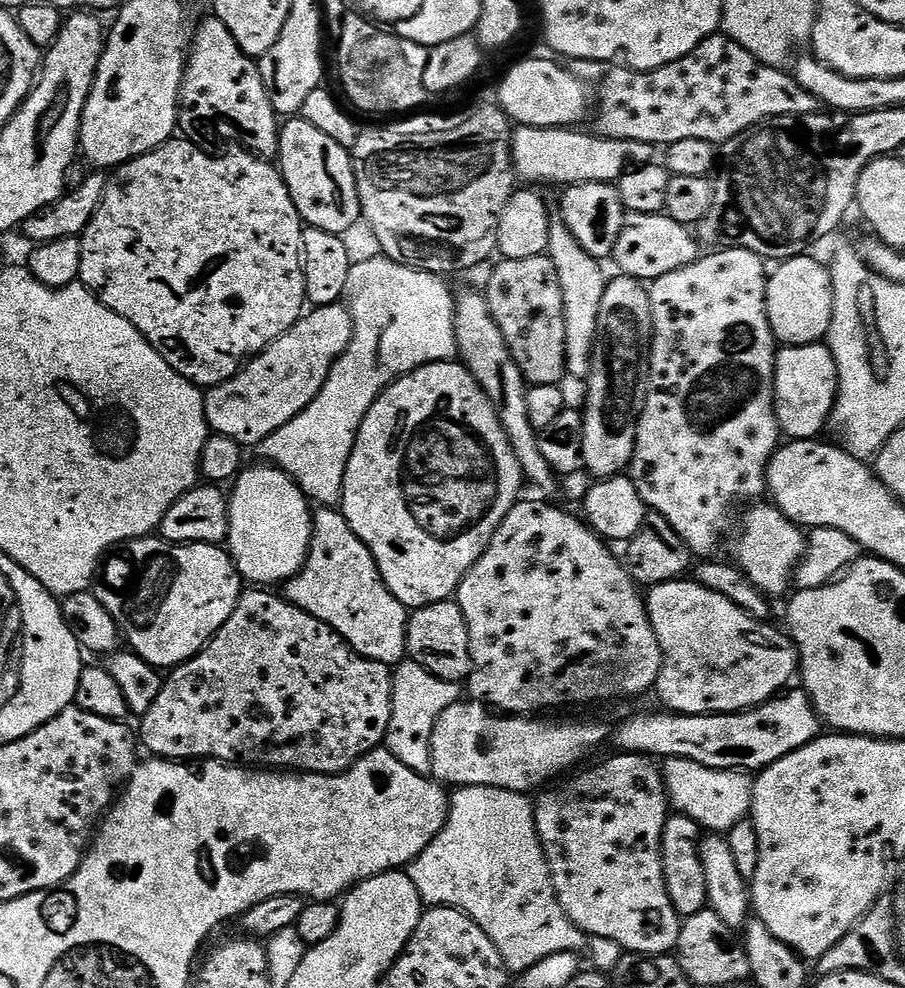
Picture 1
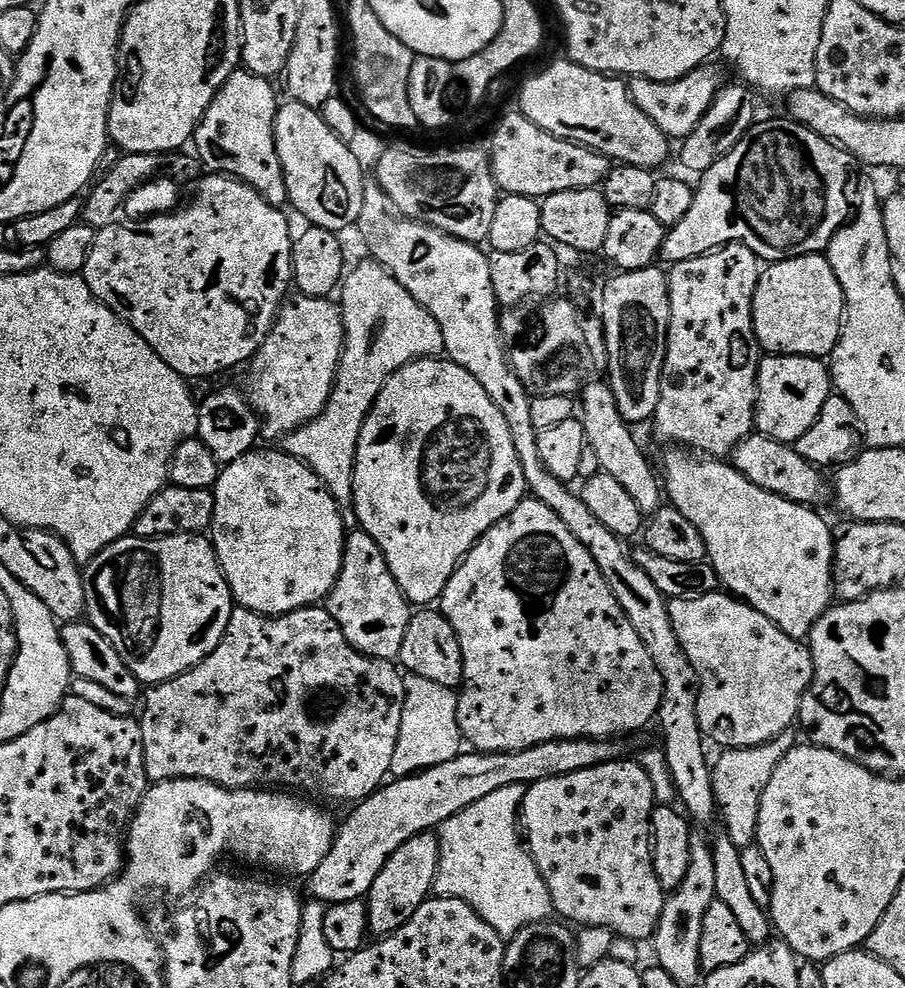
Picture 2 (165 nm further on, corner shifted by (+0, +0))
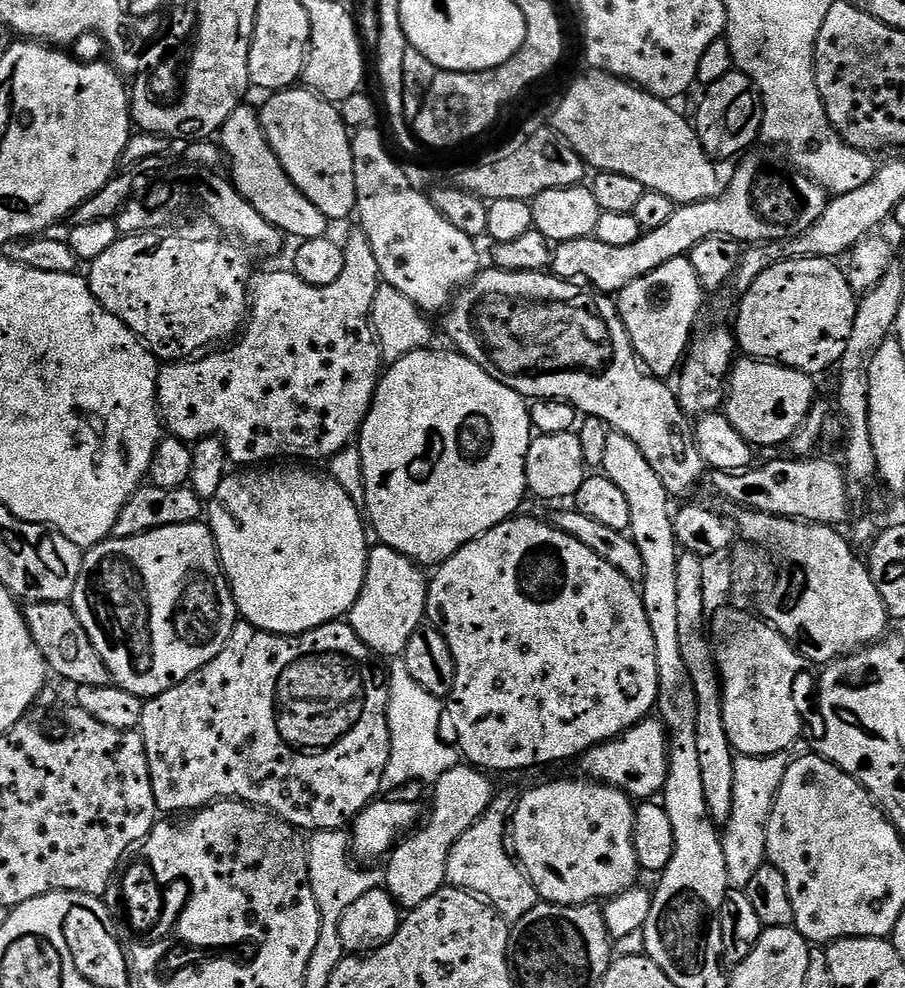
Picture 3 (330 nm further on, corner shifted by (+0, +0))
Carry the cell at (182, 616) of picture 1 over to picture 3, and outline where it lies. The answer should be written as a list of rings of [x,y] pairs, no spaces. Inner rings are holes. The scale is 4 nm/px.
[[[204,522],[186,526],[166,526],[158,530],[150,530],[134,538],[122,538],[121,540],[109,538],[103,544],[95,544],[94,547],[84,552],[82,570],[78,574],[78,582],[74,586],[74,594],[70,603],[78,614],[82,626],[86,626],[86,634],[90,634],[90,642],[94,642],[94,650],[102,654],[102,662],[106,662],[110,670],[112,683],[117,688],[141,698],[160,696],[166,690],[178,686],[178,682],[190,678],[190,674],[194,674],[202,666],[206,666],[206,662],[210,662],[224,649],[230,634],[238,623],[236,599],[232,597],[232,587],[229,586],[228,578],[224,575],[224,568],[220,565],[220,552],[216,549],[216,539],[211,527]]]

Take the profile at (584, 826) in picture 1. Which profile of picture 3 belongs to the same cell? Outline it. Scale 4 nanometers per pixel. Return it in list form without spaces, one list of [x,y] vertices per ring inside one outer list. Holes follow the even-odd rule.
[[[552,780],[517,799],[510,816],[510,844],[515,859],[536,887],[537,897],[549,904],[607,902],[637,883],[634,850],[636,804],[622,790],[595,780]]]

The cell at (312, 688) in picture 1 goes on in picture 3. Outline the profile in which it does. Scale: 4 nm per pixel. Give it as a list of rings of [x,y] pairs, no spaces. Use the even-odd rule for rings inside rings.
[[[247,622],[237,623],[224,649],[210,662],[206,662],[206,666],[160,696],[144,700],[138,731],[146,746],[150,786],[154,790],[157,813],[192,814],[218,800],[243,800],[245,804],[255,804],[257,808],[266,808],[276,813],[293,828],[308,834],[331,832],[351,825],[358,813],[381,795],[382,774],[386,774],[386,762],[390,762],[388,672],[379,663],[383,664],[346,622],[323,624],[309,632],[299,632],[297,636],[277,636],[274,632],[262,632]]]

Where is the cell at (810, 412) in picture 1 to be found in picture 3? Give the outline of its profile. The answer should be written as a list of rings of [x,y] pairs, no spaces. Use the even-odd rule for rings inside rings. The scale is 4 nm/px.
[[[737,363],[726,380],[728,421],[753,446],[787,445],[800,428],[800,421],[808,417],[810,405],[817,399],[815,390],[808,388],[809,373],[794,372],[784,364],[744,363],[748,364]]]

